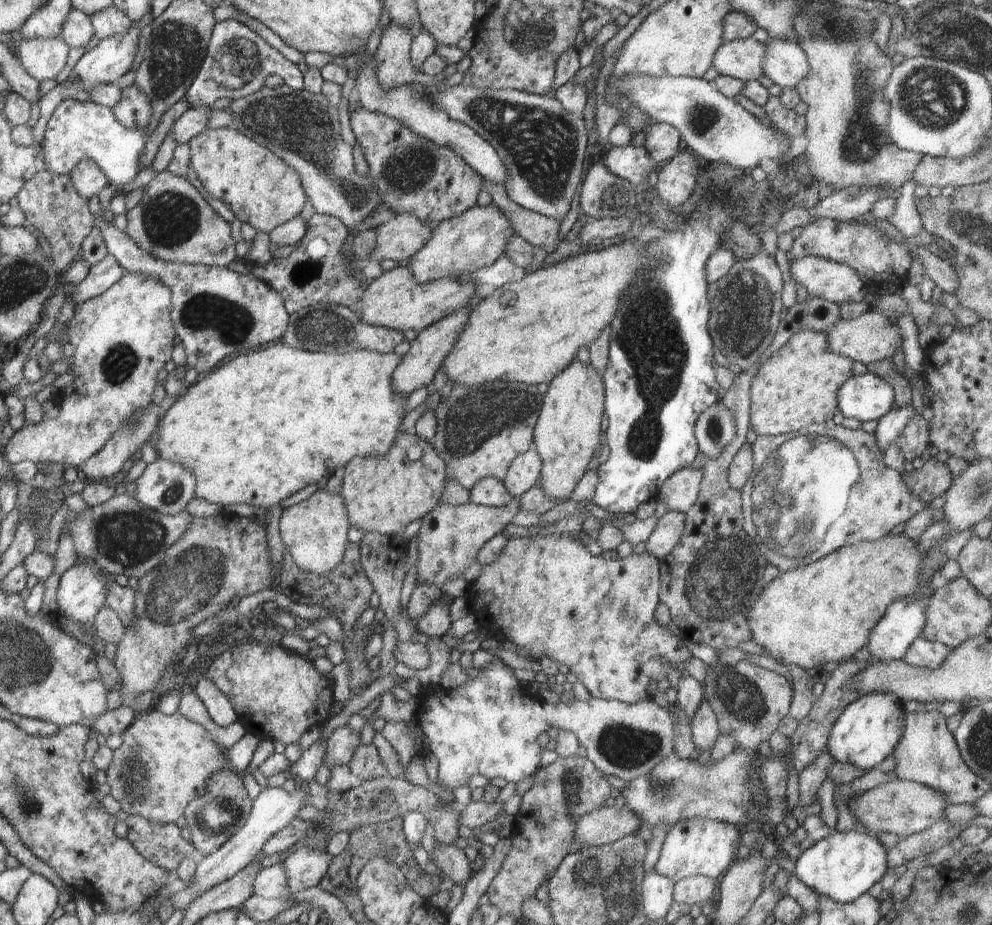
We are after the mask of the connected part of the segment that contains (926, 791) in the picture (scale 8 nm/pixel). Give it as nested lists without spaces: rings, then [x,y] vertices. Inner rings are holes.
[[[902,779],[881,784],[854,799],[856,806],[850,811],[857,819],[858,827],[862,824],[872,834],[890,832],[900,838],[925,831],[934,823],[946,819],[944,808],[949,804],[949,800],[942,791]]]

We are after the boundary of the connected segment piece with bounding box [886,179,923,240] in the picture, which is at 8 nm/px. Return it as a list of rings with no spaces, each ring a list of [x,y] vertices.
[[[907,180],[900,188],[900,197],[895,200],[895,210],[886,220],[907,239],[916,240],[923,226],[920,215],[916,210],[914,188],[917,182]]]

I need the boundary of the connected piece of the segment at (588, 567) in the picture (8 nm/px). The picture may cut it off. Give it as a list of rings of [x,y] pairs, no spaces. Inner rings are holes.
[[[536,532],[529,537],[508,539],[498,558],[492,564],[481,566],[480,575],[468,584],[467,597],[476,606],[486,606],[486,612],[488,612],[486,618],[492,624],[494,632],[500,632],[501,627],[507,640],[512,640],[514,644],[524,648],[530,656],[536,657],[538,660],[544,656],[549,656],[552,660],[556,660],[558,663],[564,662],[566,666],[569,666],[570,672],[574,673],[580,684],[586,686],[586,690],[588,690],[592,698],[622,701],[629,705],[634,705],[638,701],[649,698],[651,687],[660,679],[667,677],[667,666],[676,667],[682,671],[685,668],[685,662],[692,657],[682,638],[672,636],[668,632],[667,626],[658,626],[656,624],[654,611],[659,603],[658,595],[661,586],[659,583],[659,562],[655,556],[648,554],[648,552],[644,552],[641,555],[632,553],[627,557],[618,556],[616,560],[604,559],[601,555],[592,555],[589,549],[578,539],[578,533],[542,535]]]

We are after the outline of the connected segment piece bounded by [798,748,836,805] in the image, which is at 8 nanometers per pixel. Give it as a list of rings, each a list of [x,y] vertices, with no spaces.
[[[824,749],[814,762],[798,775],[800,803],[798,805],[810,805],[818,788],[827,777],[827,771],[836,762],[832,753]]]

